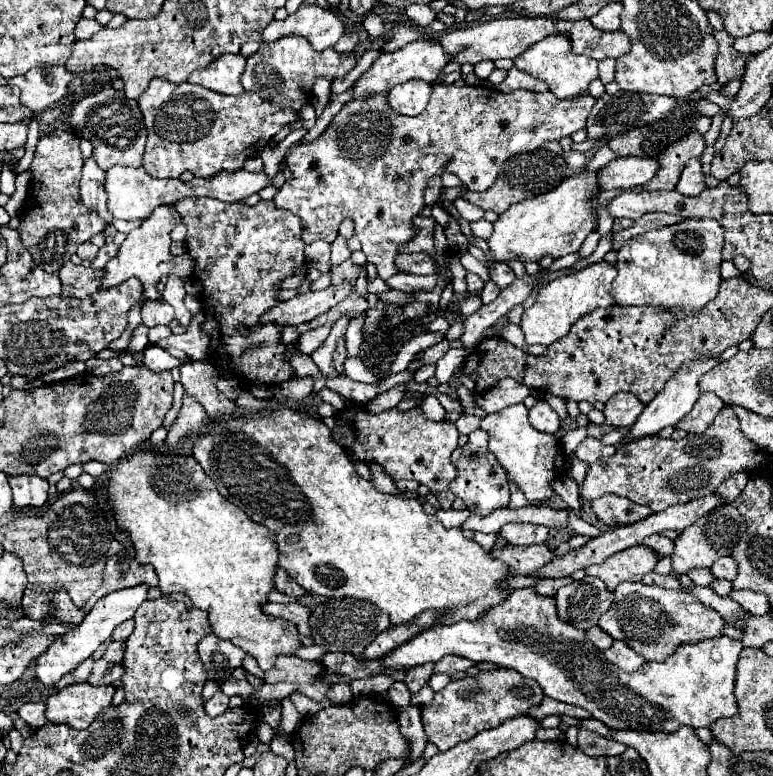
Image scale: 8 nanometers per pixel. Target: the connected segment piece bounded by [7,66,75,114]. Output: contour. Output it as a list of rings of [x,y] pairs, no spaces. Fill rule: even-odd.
[[[39,66],[23,76],[9,78],[7,82],[21,90],[21,102],[27,108],[31,108],[35,114],[41,114],[67,94],[67,86],[73,78],[75,74],[67,72],[65,66]]]

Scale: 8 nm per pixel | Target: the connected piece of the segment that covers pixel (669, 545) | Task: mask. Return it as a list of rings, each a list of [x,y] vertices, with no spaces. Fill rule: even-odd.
[[[653,534],[647,540],[643,540],[643,544],[653,548],[659,556],[669,556],[673,552],[673,540],[663,536],[663,534]]]

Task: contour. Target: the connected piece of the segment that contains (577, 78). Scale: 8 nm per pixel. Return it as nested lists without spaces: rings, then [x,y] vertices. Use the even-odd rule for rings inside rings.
[[[555,32],[555,36],[547,36],[545,40],[531,44],[529,50],[521,52],[521,56],[517,56],[513,60],[515,68],[521,72],[531,74],[533,78],[543,80],[549,86],[549,92],[553,92],[559,100],[569,100],[579,96],[581,92],[587,90],[587,86],[599,78],[597,74],[597,60],[587,58],[587,56],[577,56],[571,52],[571,44],[569,44],[569,36],[565,36],[565,32]]]

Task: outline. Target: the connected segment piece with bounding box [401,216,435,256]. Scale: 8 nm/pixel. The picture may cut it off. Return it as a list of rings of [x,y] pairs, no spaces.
[[[417,216],[413,220],[417,224],[417,234],[405,244],[405,248],[401,248],[401,252],[429,252],[431,256],[435,256],[433,250],[433,228],[435,228],[435,220],[425,218],[425,216]]]

